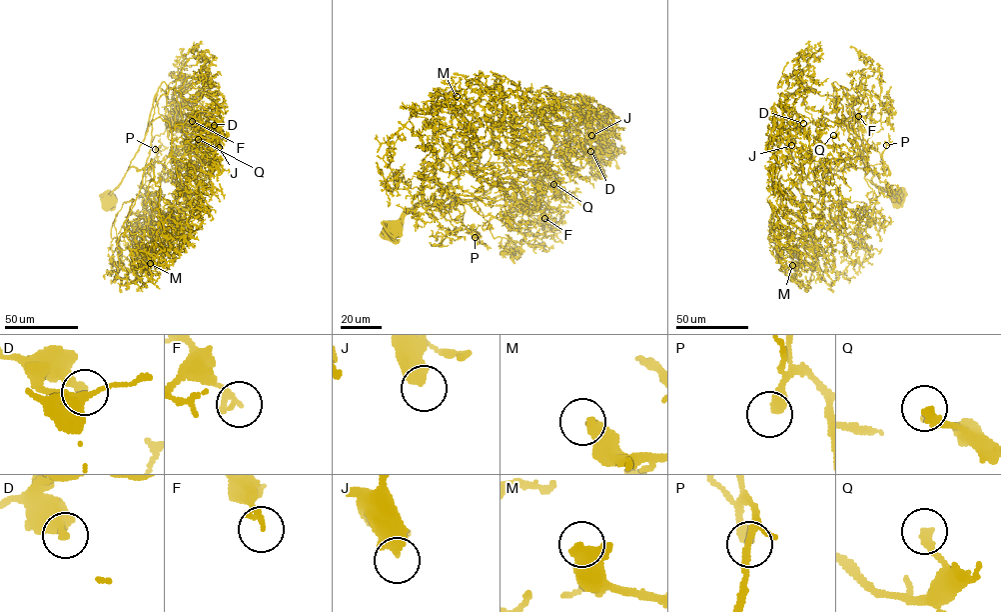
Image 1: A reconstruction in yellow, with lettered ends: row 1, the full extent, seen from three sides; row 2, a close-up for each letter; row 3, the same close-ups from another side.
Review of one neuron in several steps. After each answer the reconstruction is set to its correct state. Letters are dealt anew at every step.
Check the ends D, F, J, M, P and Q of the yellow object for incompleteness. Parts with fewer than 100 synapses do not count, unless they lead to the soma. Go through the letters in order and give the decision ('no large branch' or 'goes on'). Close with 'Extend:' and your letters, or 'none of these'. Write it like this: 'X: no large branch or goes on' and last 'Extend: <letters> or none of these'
D: no large branch
F: no large branch
J: no large branch
M: no large branch
P: goes on
Q: goes on
Extend: P, Q

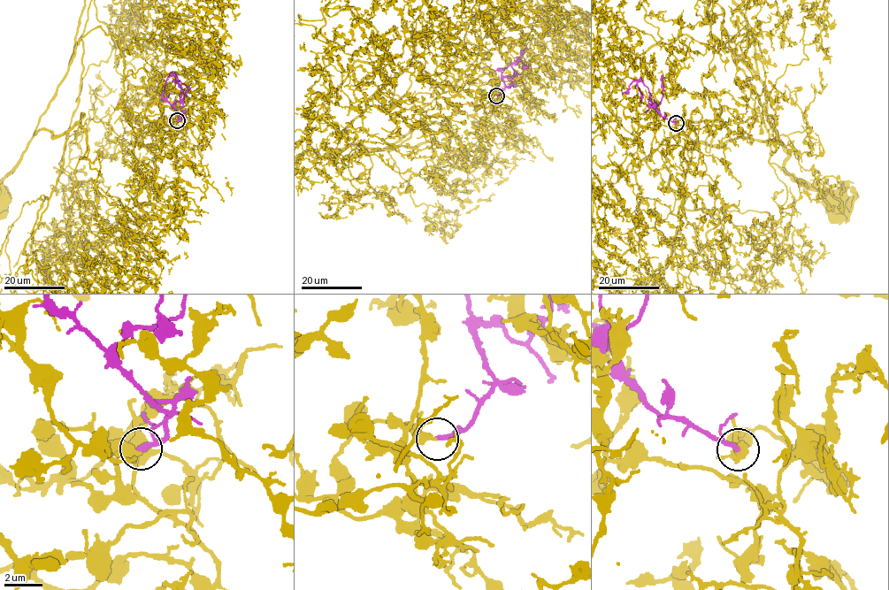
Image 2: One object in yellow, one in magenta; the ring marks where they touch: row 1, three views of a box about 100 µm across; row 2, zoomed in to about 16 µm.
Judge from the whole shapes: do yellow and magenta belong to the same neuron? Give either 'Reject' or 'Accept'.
Reject

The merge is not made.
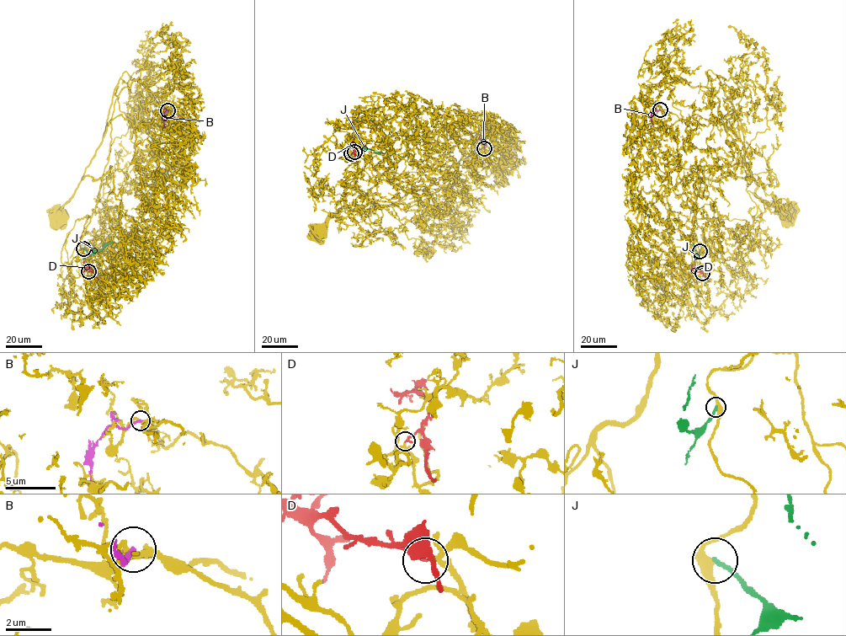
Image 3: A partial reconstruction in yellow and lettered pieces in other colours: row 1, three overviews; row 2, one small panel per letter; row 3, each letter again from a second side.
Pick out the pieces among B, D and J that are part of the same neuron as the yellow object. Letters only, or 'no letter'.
D

